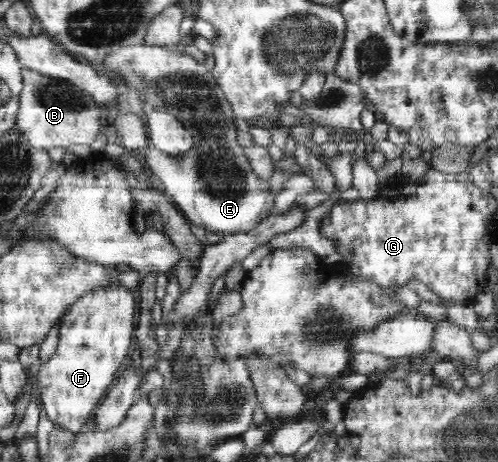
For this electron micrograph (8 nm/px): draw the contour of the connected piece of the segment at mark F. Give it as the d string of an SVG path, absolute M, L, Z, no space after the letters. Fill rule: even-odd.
M123 285L101 286L91 294L83 294L70 306L60 322L57 349L47 362L42 363L38 375L40 398L49 420L56 426L77 431L85 426L88 419L93 419L94 410L118 379L117 373L131 348L135 332L135 298Z

